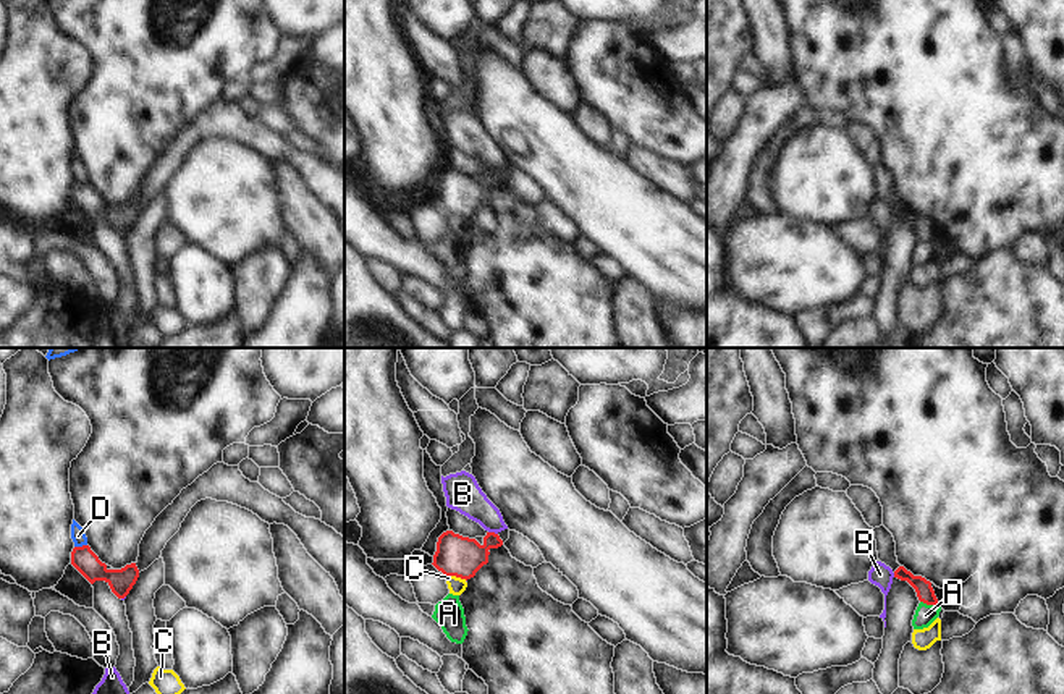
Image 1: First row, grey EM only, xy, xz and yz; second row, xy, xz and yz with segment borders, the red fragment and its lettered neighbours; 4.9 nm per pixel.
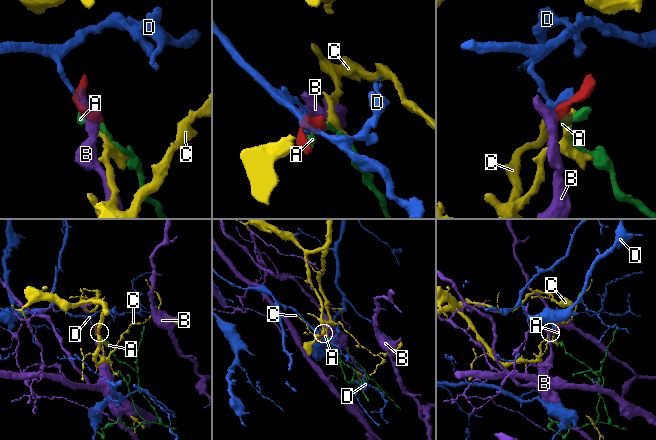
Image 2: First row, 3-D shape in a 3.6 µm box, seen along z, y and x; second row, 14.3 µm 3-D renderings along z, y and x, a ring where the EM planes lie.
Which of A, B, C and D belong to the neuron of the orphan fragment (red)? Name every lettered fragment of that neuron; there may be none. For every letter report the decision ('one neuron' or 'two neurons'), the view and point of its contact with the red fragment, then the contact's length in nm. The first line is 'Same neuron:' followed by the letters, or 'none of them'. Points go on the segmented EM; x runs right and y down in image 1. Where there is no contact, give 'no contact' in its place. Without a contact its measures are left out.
Same neuron: none of them
A: two neurons; meets red in yz at (930, 604); contact 100 nm long
B: two neurons; meets red in xz at (494, 533); contact 50 nm long
C: two neurons; meets red in xz at (456, 576); contact 110 nm long
D: two neurons; meets red in xy at (80, 547); contact 70 nm long

